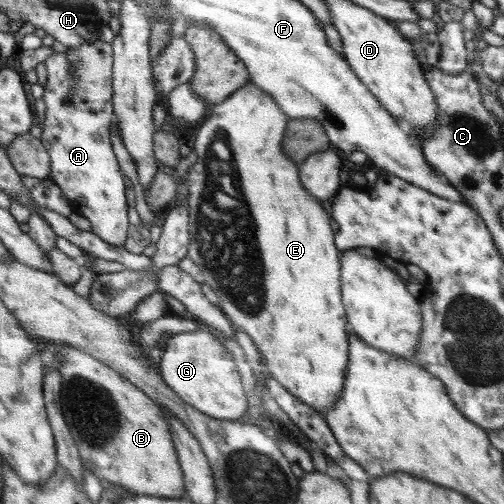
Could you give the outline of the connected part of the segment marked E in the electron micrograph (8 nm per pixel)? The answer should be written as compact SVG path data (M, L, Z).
M251 81L228 99L223 100L220 105L213 105L210 108L210 115L198 126L198 132L194 138L192 149L198 155L198 160L194 162L194 166L188 172L190 242L187 256L202 270L205 283L215 290L216 296L220 299L219 307L231 320L233 326L253 339L267 375L274 377L282 386L286 387L292 397L311 406L317 412L325 414L327 410L331 410L332 405L338 403L345 386L347 367L349 366L349 338L346 334L347 314L344 314L345 306L342 306L343 300L340 300L340 271L342 270L340 256L338 256L340 252L338 252L339 248L334 246L334 232L330 228L330 216L326 214L326 210L320 206L316 198L304 189L304 184L299 178L298 164L284 154L283 140L290 120L291 118L283 112L274 97L258 88Z

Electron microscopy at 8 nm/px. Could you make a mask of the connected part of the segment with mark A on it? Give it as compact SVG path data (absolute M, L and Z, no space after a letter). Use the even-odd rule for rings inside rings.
M87 40L81 46L69 47L64 53L53 53L46 60L47 82L43 99L46 105L42 136L40 142L50 156L50 174L48 178L60 187L62 195L68 199L73 212L90 221L91 231L104 242L114 246L124 246L128 234L128 203L126 201L126 184L118 168L116 156L110 144L110 124L112 124L112 103L114 92L112 86L112 47L97 40Z

